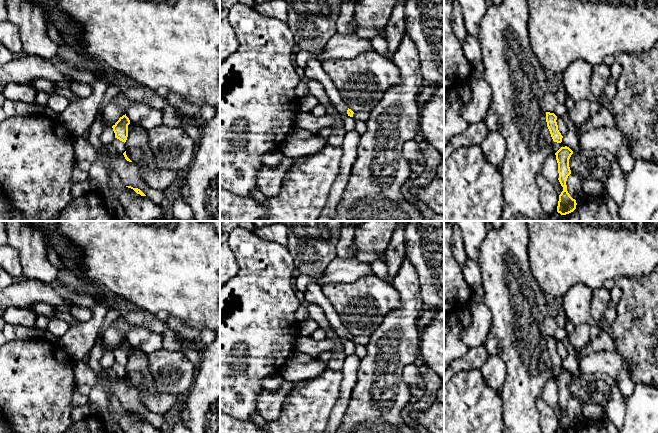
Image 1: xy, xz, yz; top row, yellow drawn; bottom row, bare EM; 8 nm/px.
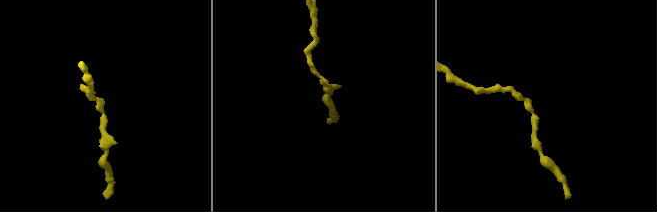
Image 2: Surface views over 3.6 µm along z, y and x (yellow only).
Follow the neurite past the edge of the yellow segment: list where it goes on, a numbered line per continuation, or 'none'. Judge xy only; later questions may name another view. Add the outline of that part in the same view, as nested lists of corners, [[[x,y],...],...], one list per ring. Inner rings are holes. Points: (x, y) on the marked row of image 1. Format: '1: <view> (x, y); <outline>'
none

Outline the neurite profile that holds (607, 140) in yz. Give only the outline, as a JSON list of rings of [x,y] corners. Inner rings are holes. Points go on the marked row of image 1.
[[[591,128],[579,132],[577,137],[581,147],[615,158],[624,174],[628,174],[634,167],[636,159],[632,155],[632,145],[616,128]]]

